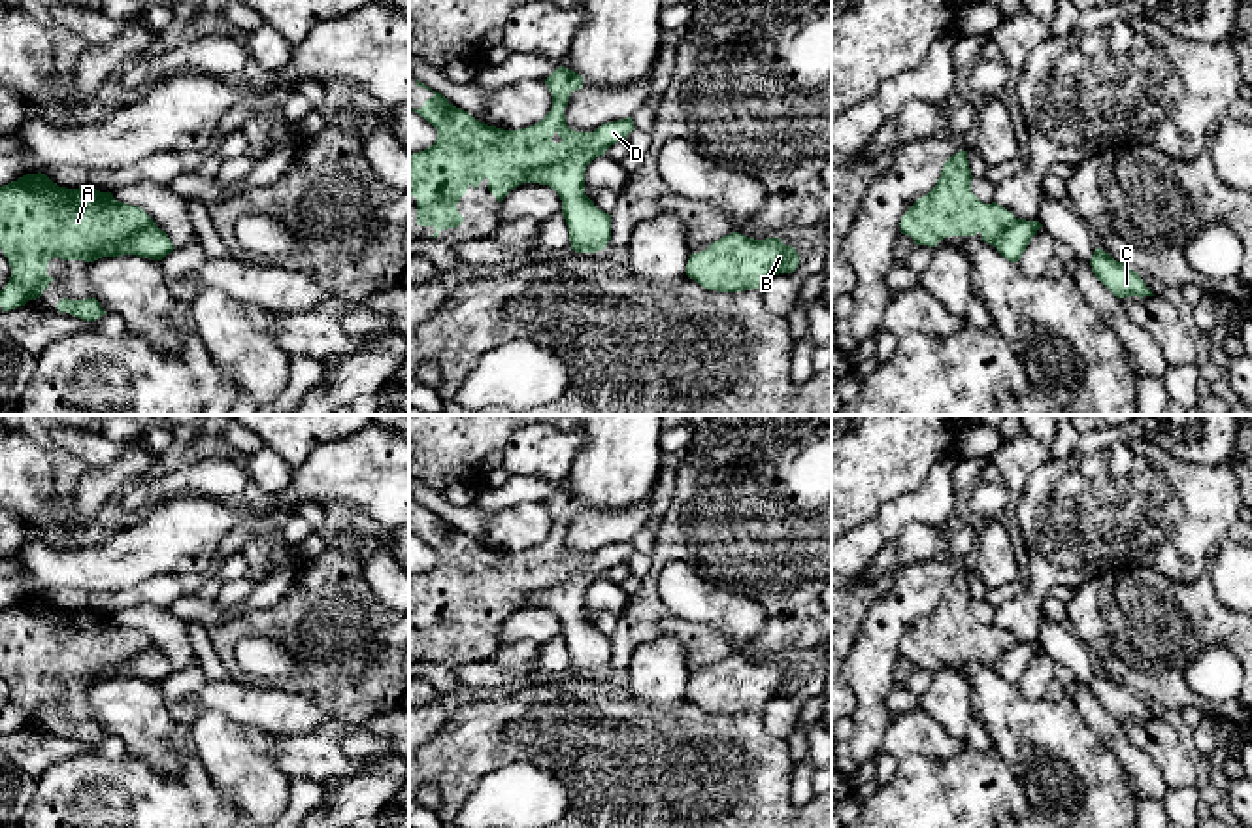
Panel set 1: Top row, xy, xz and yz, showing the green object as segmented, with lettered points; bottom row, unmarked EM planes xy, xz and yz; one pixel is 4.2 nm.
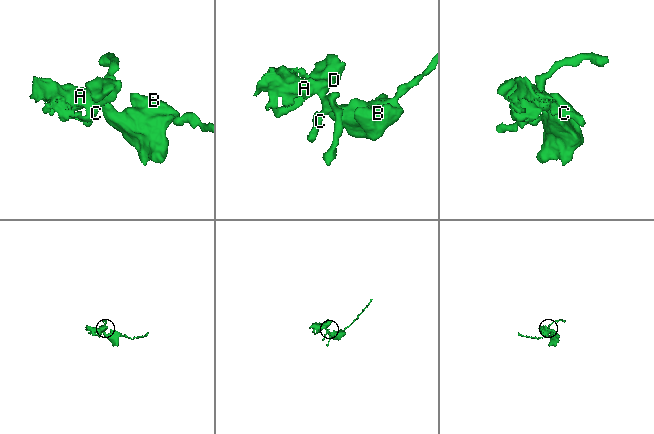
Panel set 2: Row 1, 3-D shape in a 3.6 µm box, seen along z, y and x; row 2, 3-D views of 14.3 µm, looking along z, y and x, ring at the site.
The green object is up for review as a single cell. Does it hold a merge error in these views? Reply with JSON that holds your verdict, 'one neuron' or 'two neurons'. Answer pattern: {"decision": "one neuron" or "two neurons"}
{"decision": "two neurons"}

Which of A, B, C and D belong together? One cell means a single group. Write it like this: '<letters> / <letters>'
A / B C D

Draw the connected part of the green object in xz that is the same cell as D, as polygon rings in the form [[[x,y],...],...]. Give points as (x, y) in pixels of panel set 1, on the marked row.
[[[632,117],[605,123],[592,132],[592,141],[586,149],[526,175],[524,183],[549,185],[558,192],[571,249],[577,253],[603,251],[611,240],[611,215],[598,209],[585,194],[586,166],[611,145],[626,140],[632,130],[635,130]]]

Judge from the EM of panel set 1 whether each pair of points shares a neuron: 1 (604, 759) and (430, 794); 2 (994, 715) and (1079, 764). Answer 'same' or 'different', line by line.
1: different
2: same

